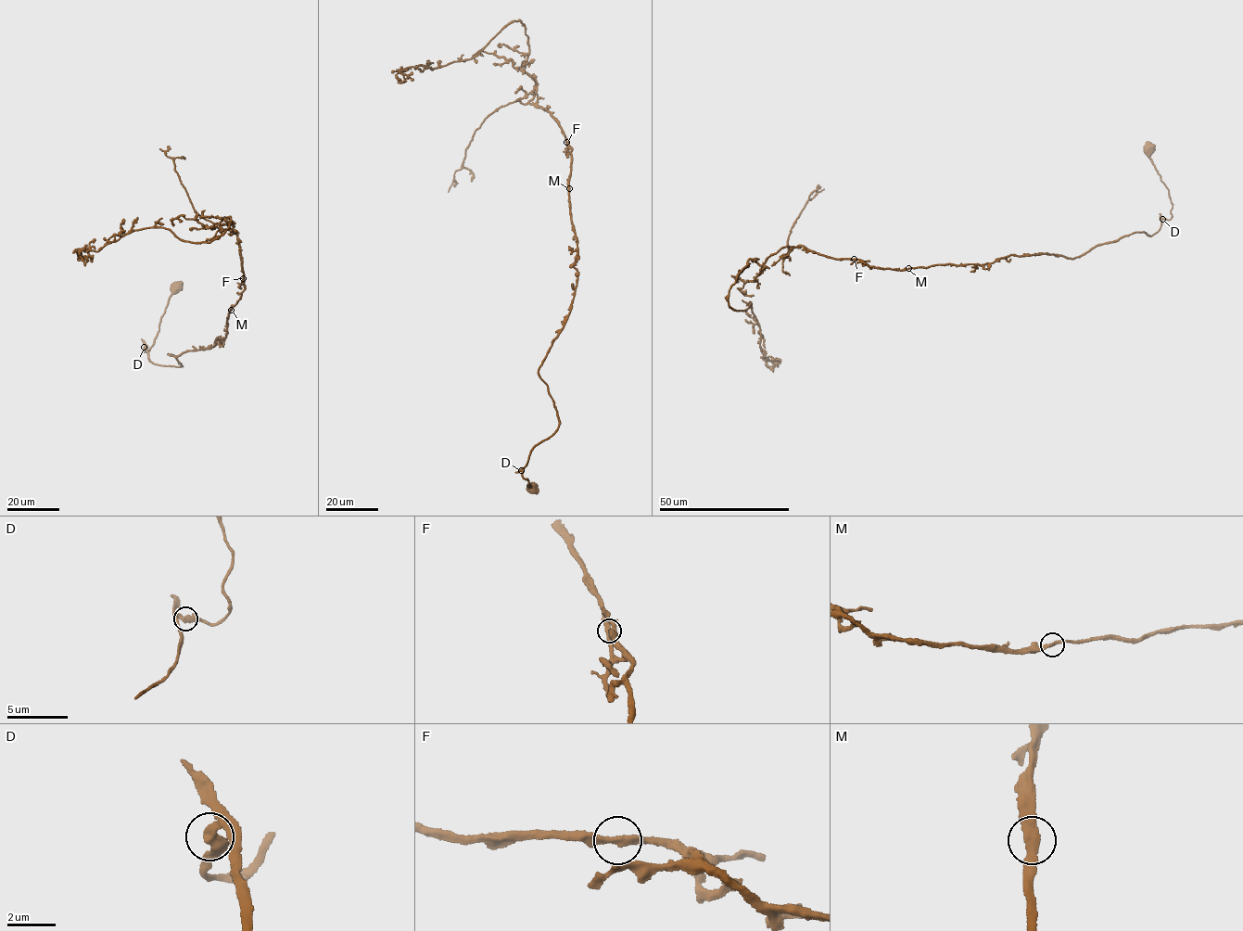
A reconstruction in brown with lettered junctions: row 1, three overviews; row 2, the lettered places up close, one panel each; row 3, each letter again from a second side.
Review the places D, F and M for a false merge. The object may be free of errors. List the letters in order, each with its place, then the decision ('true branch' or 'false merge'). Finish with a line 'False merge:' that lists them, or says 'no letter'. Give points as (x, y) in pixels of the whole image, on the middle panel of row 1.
D: place (521, 470); true branch
F: place (566, 142); true branch
M: place (569, 188); true branch
False merge: no letter

